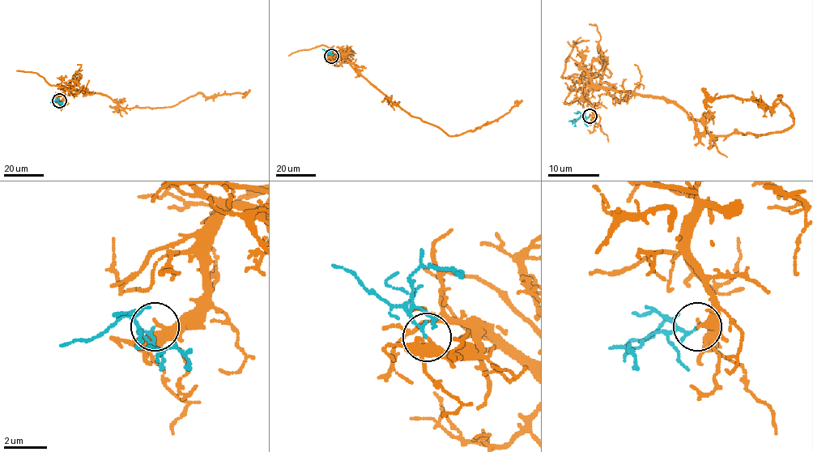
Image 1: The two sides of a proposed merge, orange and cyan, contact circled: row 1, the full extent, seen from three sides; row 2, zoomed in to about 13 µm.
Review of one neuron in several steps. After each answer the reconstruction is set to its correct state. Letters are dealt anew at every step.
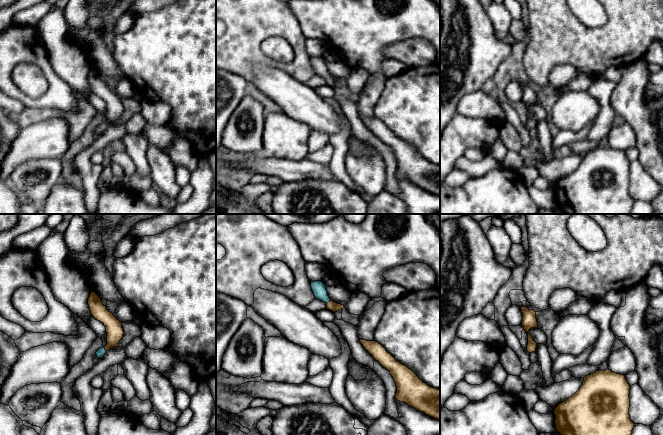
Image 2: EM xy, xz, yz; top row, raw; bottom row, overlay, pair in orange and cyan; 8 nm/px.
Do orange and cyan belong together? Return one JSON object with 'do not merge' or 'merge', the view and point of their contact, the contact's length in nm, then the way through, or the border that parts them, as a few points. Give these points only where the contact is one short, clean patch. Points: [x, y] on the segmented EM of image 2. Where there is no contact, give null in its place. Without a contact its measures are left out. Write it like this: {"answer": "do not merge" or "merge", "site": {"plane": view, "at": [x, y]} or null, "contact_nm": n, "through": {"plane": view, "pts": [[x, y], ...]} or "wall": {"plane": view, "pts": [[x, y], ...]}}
{"answer": "merge", "site": {"plane": "xy", "at": [105, 349]}, "contact_nm": 40, "through": {"plane": "xy", "pts": [[114, 329], [113, 339], [105, 349], [100, 353]]}}

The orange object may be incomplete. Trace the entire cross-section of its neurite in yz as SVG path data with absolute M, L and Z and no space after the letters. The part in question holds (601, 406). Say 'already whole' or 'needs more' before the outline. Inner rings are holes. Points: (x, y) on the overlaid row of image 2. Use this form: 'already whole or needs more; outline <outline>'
already whole; outline M607 369L584 378L580 389L554 411L556 430L561 435L632 435L630 419L630 385L624 375Z

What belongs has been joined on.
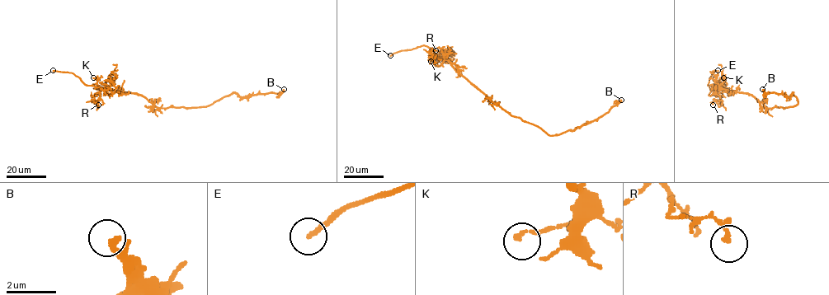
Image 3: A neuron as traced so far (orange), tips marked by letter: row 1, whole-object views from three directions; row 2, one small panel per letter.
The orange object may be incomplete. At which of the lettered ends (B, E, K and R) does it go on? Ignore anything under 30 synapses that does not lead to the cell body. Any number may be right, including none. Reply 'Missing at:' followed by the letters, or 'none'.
Missing at: E

